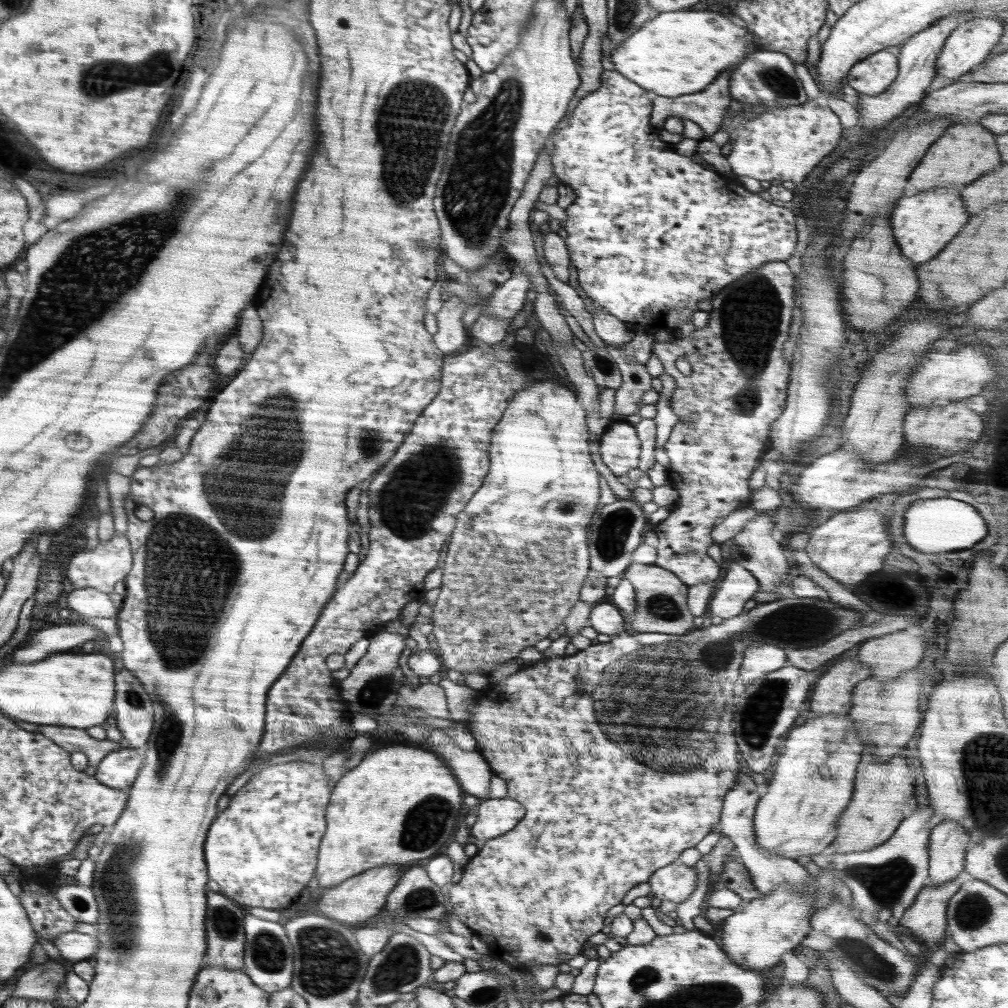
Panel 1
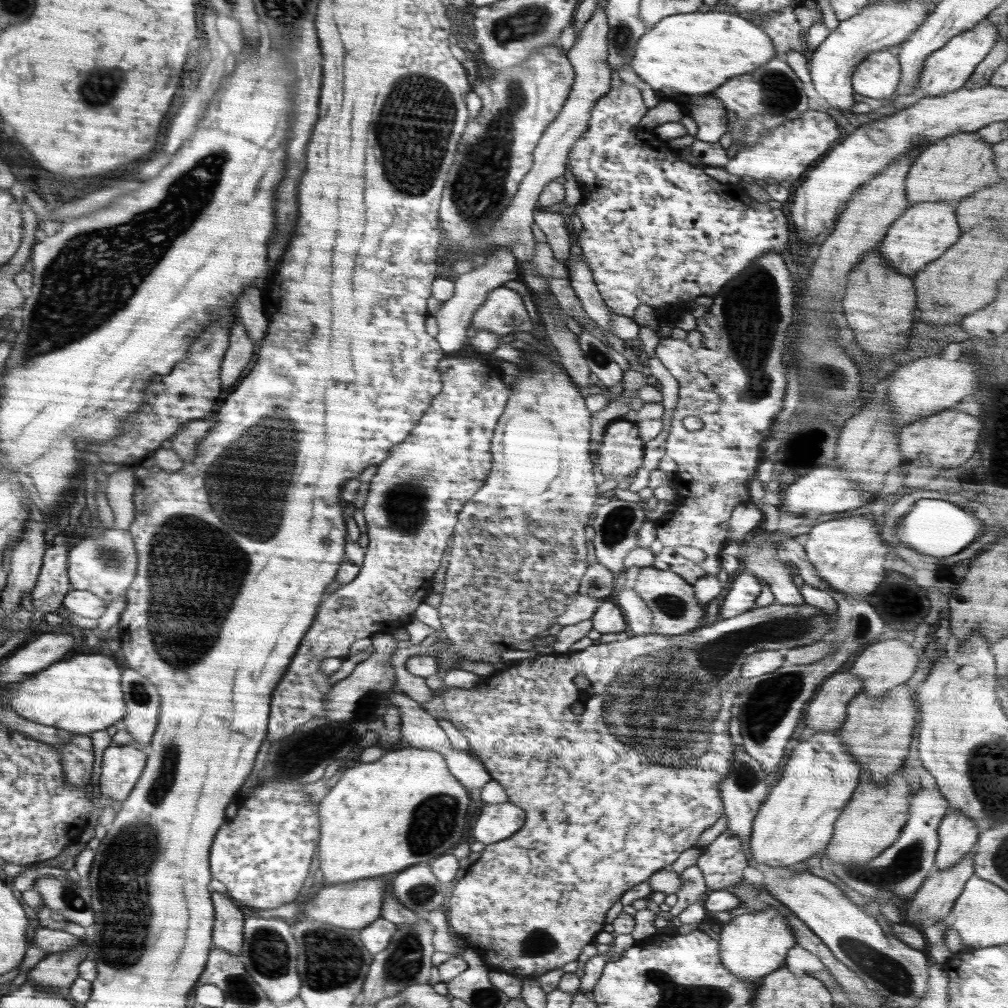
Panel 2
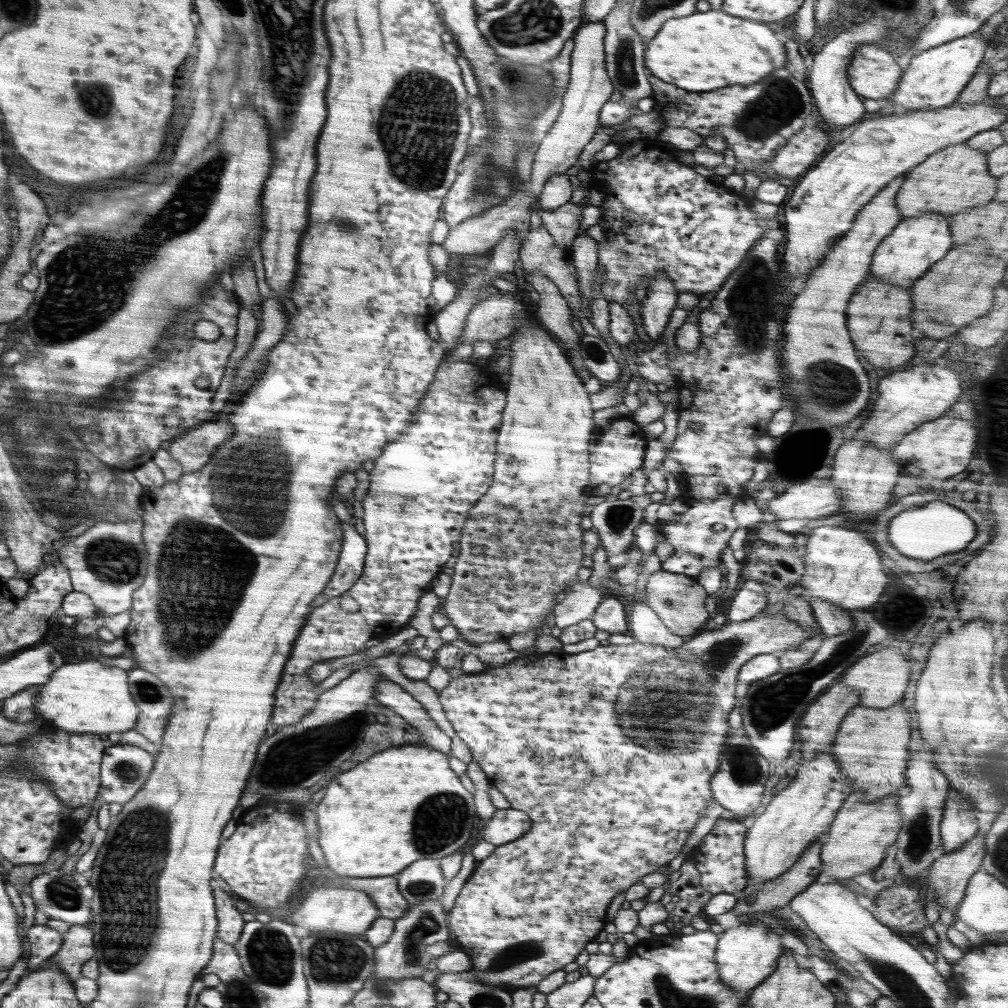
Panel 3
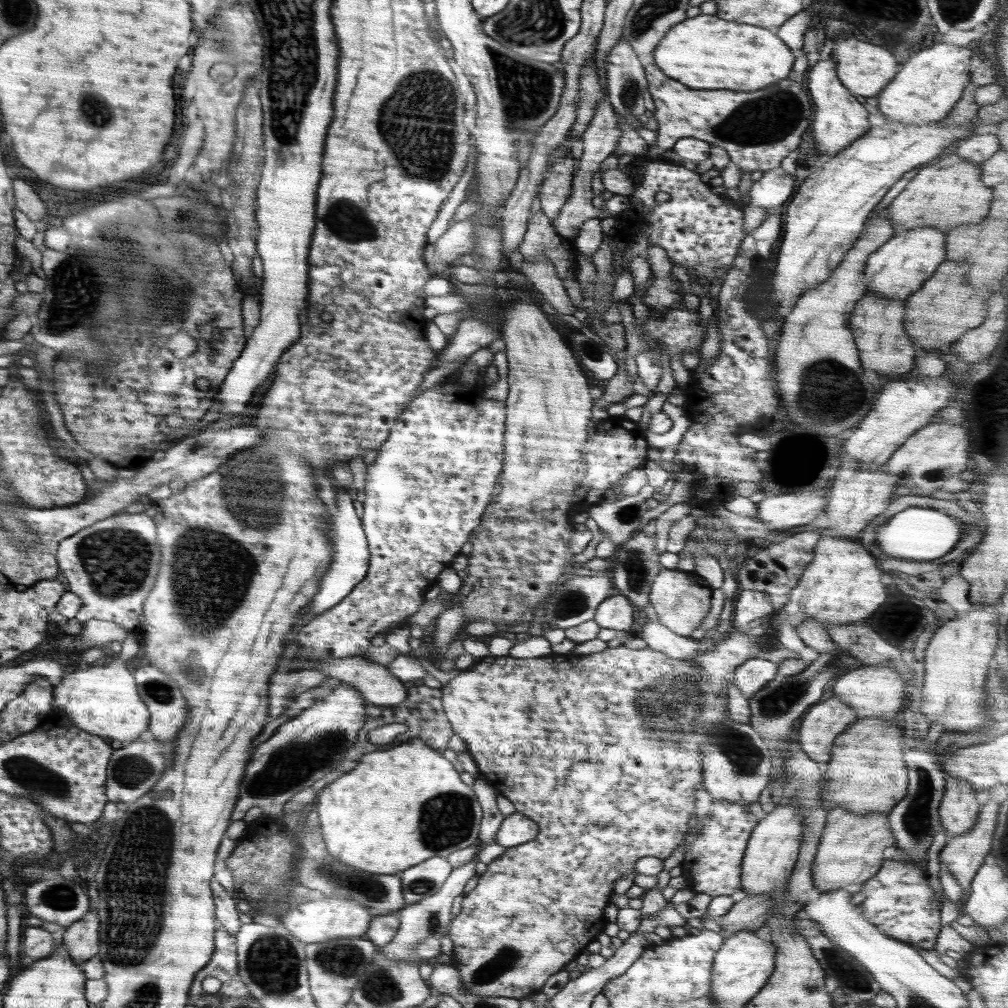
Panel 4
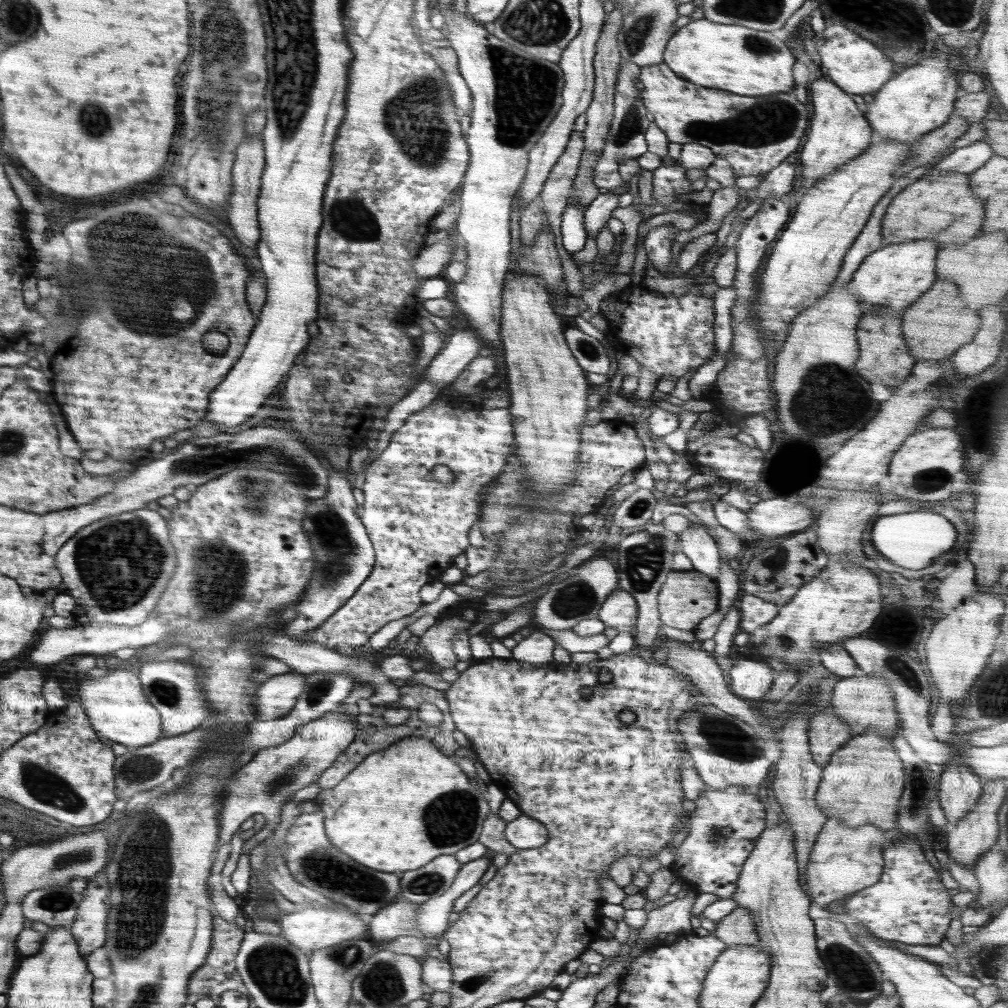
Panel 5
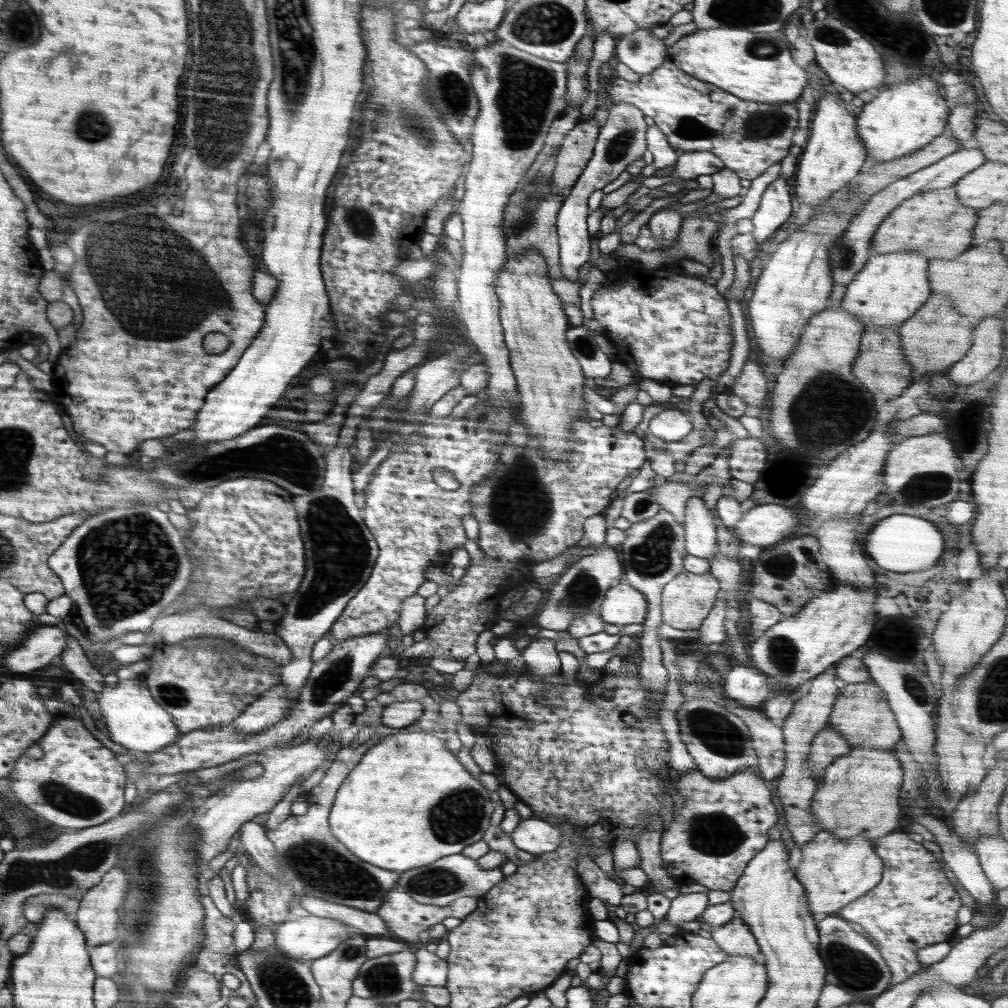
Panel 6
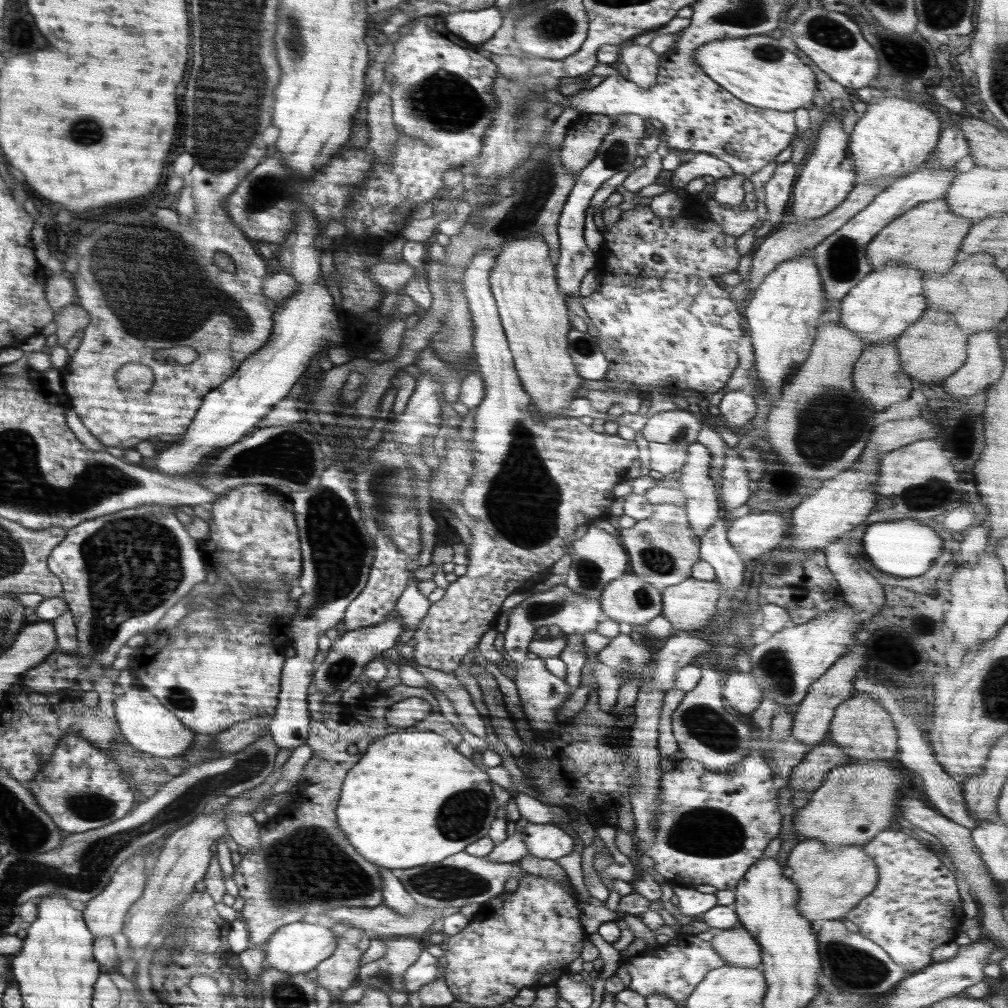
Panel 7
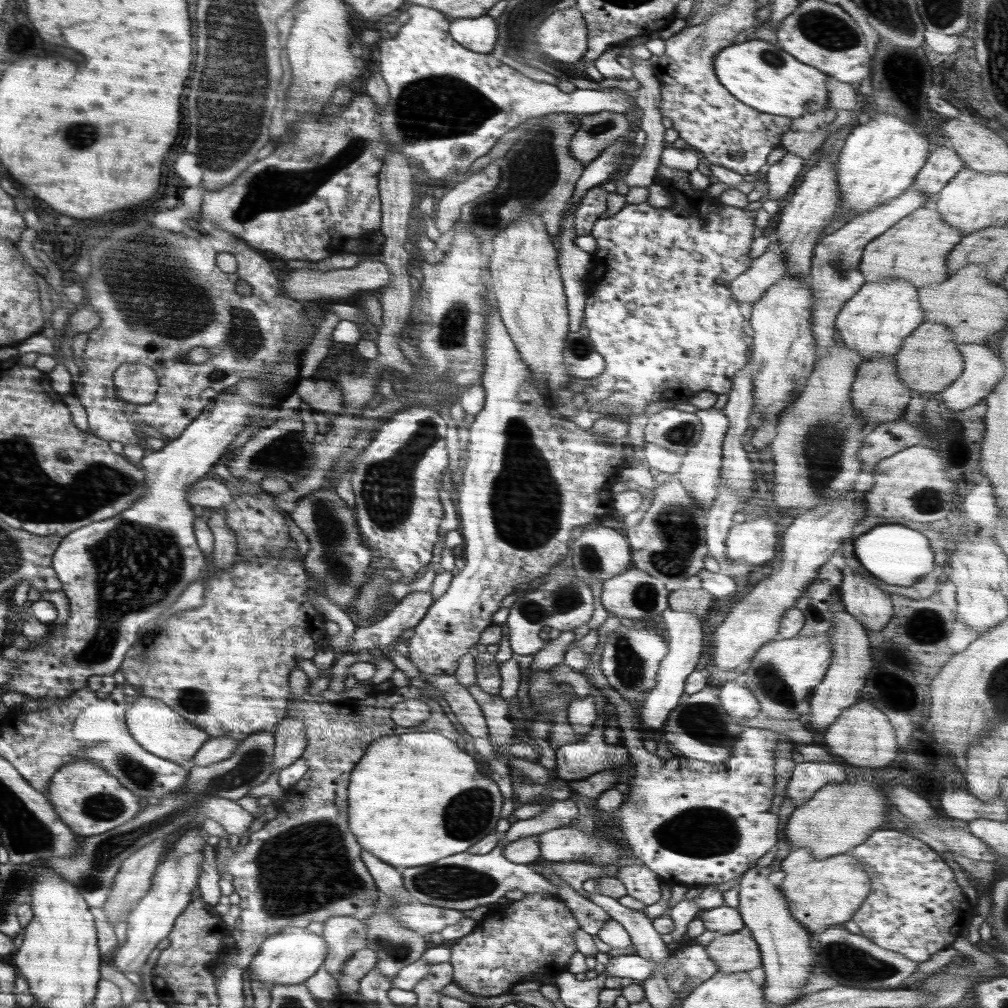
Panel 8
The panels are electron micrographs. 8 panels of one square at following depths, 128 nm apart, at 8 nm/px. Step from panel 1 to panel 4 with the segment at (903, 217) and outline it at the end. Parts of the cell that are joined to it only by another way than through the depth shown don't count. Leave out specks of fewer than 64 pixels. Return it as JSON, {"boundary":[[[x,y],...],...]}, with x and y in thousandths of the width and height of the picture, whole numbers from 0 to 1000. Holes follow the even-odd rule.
{"boundary":[[[914,225],[903,229],[891,227],[881,240],[861,255],[856,276],[859,279],[860,289],[876,292],[887,298],[899,299],[925,272],[929,271],[929,266],[937,260],[938,254],[937,242],[938,242],[938,234],[926,225]]]}

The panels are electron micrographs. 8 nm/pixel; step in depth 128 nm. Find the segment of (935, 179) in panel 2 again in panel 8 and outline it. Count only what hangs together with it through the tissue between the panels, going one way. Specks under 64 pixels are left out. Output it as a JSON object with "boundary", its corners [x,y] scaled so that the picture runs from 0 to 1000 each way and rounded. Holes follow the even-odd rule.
{"boundary":[[[919,203],[889,220],[873,235],[865,237],[857,247],[852,264],[858,280],[871,280],[874,276],[892,276],[909,282],[909,286],[933,282],[940,274],[939,254],[954,238],[954,229],[937,221],[929,204]]]}

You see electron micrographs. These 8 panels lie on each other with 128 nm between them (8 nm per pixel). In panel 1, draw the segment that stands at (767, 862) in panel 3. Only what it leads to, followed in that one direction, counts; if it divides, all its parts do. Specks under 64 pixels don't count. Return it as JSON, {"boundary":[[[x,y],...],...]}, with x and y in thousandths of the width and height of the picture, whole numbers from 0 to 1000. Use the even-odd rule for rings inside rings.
{"boundary":[[[817,709],[808,710],[804,718],[785,721],[774,740],[774,749],[768,770],[763,774],[762,786],[754,791],[750,800],[747,820],[750,835],[762,845],[774,847],[780,851],[806,849],[819,843],[829,831],[831,810],[839,804],[846,789],[849,763],[855,748],[854,732],[847,730],[845,716],[839,710]]]}

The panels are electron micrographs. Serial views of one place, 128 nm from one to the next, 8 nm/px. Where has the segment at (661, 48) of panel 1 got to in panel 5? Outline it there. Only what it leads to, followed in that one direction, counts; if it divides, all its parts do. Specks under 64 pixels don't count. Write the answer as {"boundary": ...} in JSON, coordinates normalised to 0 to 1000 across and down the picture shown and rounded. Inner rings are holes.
{"boundary":[[[701,18],[687,21],[673,29],[662,42],[658,52],[658,63],[673,75],[681,77],[683,81],[748,96],[787,89],[790,83],[786,72],[789,62],[790,58],[786,55],[782,45],[768,37],[766,33],[746,30],[738,26],[714,24]]]}

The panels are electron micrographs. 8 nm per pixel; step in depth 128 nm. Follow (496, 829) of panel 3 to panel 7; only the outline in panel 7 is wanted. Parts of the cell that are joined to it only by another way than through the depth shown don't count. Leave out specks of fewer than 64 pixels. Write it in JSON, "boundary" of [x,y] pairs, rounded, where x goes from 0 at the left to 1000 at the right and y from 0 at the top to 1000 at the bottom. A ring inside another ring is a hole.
{"boundary":[[[525,816],[518,823],[518,833],[526,847],[552,853],[567,848],[569,834],[560,820],[549,817]]]}

